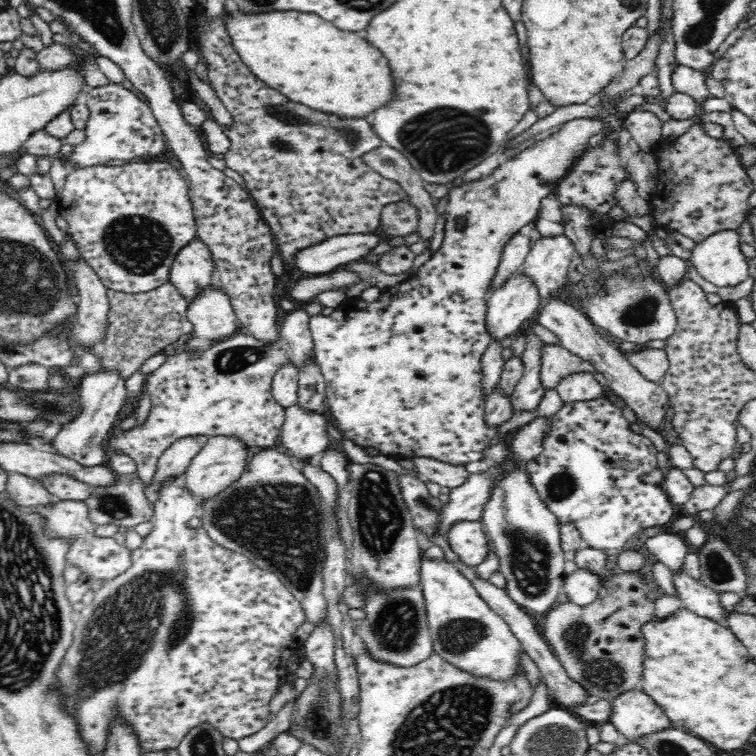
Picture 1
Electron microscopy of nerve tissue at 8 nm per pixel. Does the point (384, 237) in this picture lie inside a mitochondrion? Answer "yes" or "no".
no

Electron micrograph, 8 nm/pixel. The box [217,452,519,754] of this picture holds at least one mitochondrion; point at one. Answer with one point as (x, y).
(379, 514)

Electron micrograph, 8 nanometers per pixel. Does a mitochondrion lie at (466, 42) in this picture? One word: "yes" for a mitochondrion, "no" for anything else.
no

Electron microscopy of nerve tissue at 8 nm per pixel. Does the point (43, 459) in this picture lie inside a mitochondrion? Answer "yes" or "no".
no

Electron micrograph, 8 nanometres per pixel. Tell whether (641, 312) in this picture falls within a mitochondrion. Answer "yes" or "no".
yes

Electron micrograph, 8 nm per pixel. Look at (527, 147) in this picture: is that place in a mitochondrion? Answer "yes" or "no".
no

